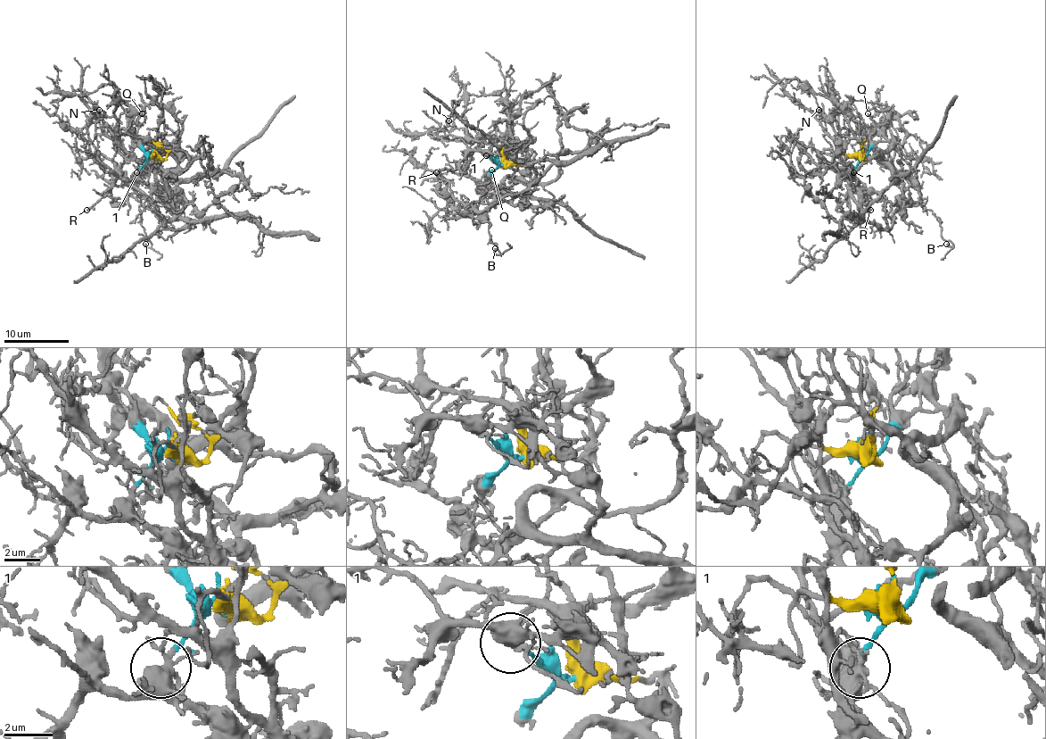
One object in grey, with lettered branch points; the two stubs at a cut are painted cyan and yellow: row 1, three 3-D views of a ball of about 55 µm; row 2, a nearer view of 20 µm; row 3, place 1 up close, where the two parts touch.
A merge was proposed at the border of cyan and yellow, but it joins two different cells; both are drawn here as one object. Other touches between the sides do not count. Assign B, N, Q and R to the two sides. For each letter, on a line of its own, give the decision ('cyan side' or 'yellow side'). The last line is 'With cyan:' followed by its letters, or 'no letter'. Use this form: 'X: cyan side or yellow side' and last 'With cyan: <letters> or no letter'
B: yellow side
N: cyan side
Q: cyan side
R: cyan side
With cyan: N, Q, R

